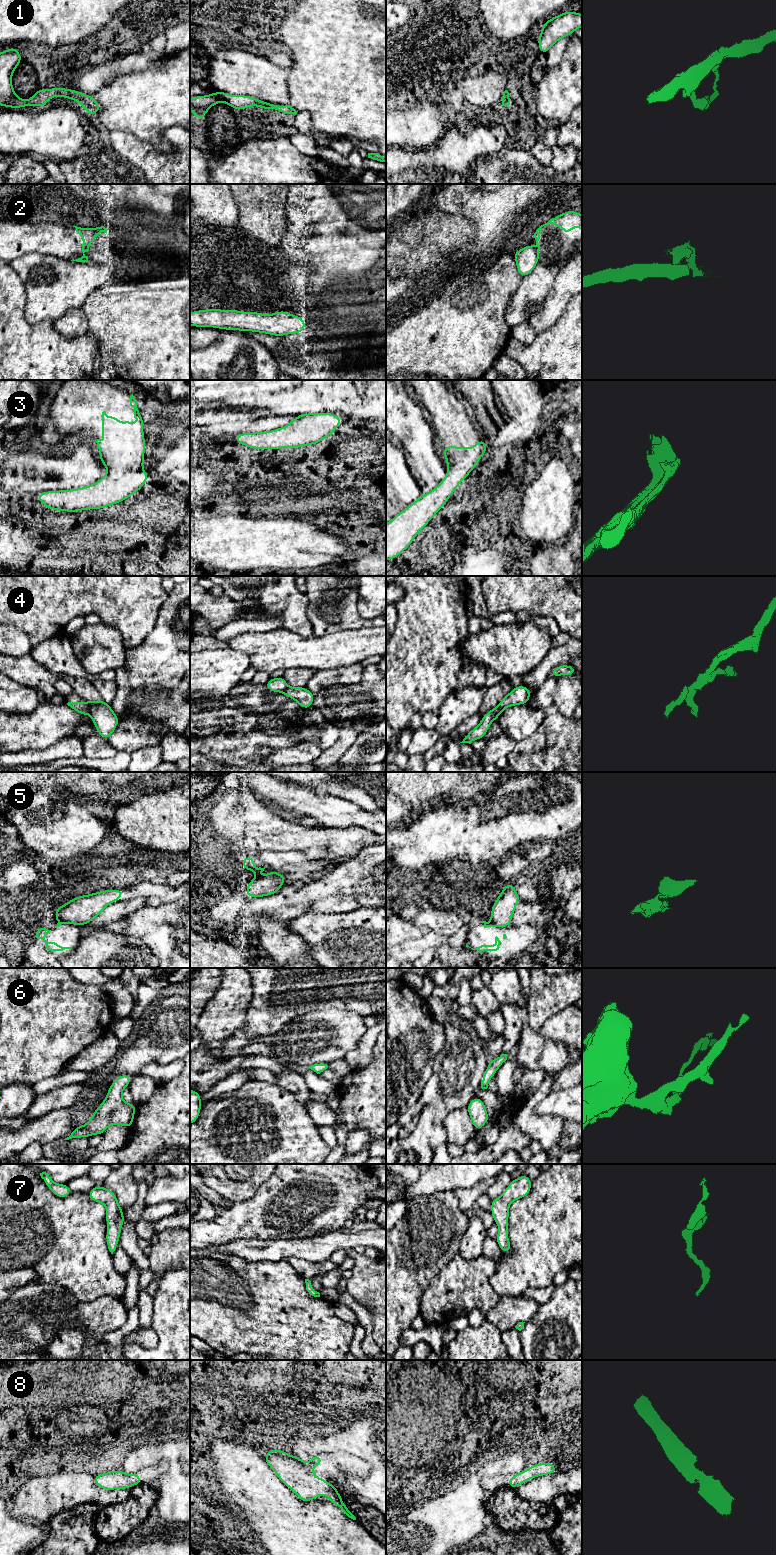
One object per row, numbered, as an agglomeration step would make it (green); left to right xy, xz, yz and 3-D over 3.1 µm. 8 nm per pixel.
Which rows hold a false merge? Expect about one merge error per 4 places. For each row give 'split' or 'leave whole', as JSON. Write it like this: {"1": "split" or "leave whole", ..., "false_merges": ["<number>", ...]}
{"1": "leave whole", "2": "split", "3": "leave whole", "4": "split", "5": "split", "6": "leave whole", "7": "leave whole", "8": "leave whole", "false_merges": ["2", "4", "5"]}

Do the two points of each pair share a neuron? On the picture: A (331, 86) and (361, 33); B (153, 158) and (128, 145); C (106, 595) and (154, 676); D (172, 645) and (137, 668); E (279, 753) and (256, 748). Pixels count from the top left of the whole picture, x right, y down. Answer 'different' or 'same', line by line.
A: same
B: same
C: different
D: same
E: different

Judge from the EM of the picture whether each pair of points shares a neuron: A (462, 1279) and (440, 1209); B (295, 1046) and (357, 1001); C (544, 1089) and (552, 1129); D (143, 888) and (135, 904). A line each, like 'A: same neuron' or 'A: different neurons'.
A: different neurons
B: different neurons
C: same neuron
D: different neurons

